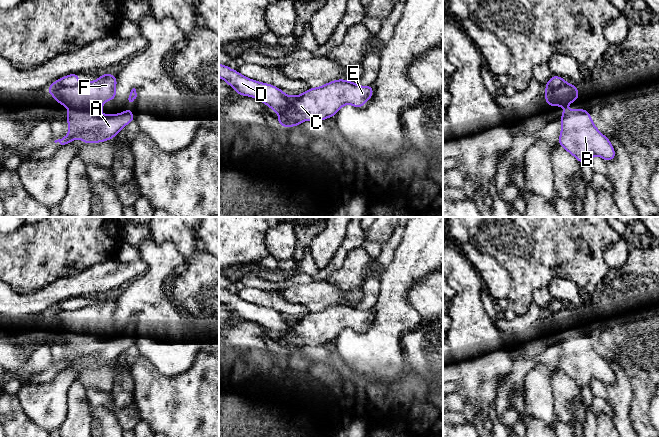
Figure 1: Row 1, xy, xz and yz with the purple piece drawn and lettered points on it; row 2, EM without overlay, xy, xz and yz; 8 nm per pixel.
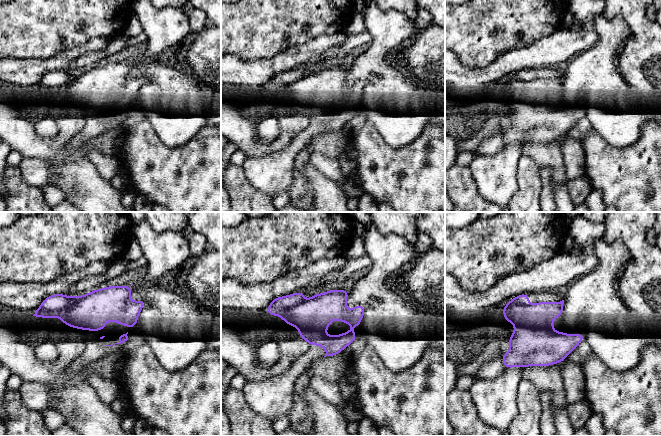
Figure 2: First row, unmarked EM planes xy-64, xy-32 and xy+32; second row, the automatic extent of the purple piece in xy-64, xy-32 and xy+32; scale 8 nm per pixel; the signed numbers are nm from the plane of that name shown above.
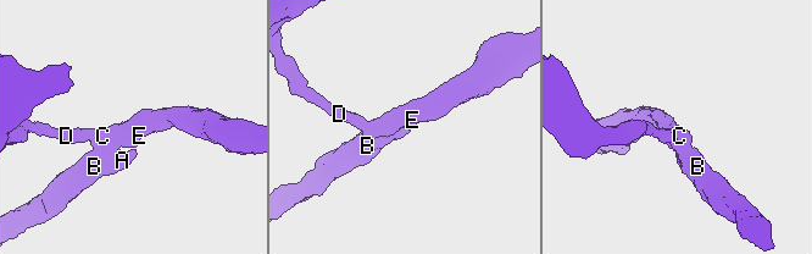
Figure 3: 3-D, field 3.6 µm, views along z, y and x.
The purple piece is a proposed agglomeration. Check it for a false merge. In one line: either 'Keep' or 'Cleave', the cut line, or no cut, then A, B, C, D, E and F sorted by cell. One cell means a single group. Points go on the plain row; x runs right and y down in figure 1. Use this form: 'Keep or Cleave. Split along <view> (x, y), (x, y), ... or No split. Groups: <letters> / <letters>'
Cleave. Split along xz (291, 320), (291, 328), (278, 337). Groups: A B C E F / D

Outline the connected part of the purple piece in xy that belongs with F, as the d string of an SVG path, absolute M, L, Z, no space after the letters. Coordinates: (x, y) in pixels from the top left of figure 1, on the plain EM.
M105 296L95 305L88 305L76 310L65 310L55 315L54 324L69 332L66 339L66 347L69 348L68 359L54 365L58 371L69 368L75 363L80 364L82 368L100 367L113 363L126 349L135 344L132 332L116 339L99 337L103 334L104 326L116 324L116 309L116 299Z

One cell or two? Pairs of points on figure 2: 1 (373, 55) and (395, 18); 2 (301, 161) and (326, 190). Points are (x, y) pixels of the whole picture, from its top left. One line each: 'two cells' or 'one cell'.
1: one cell
2: two cells

